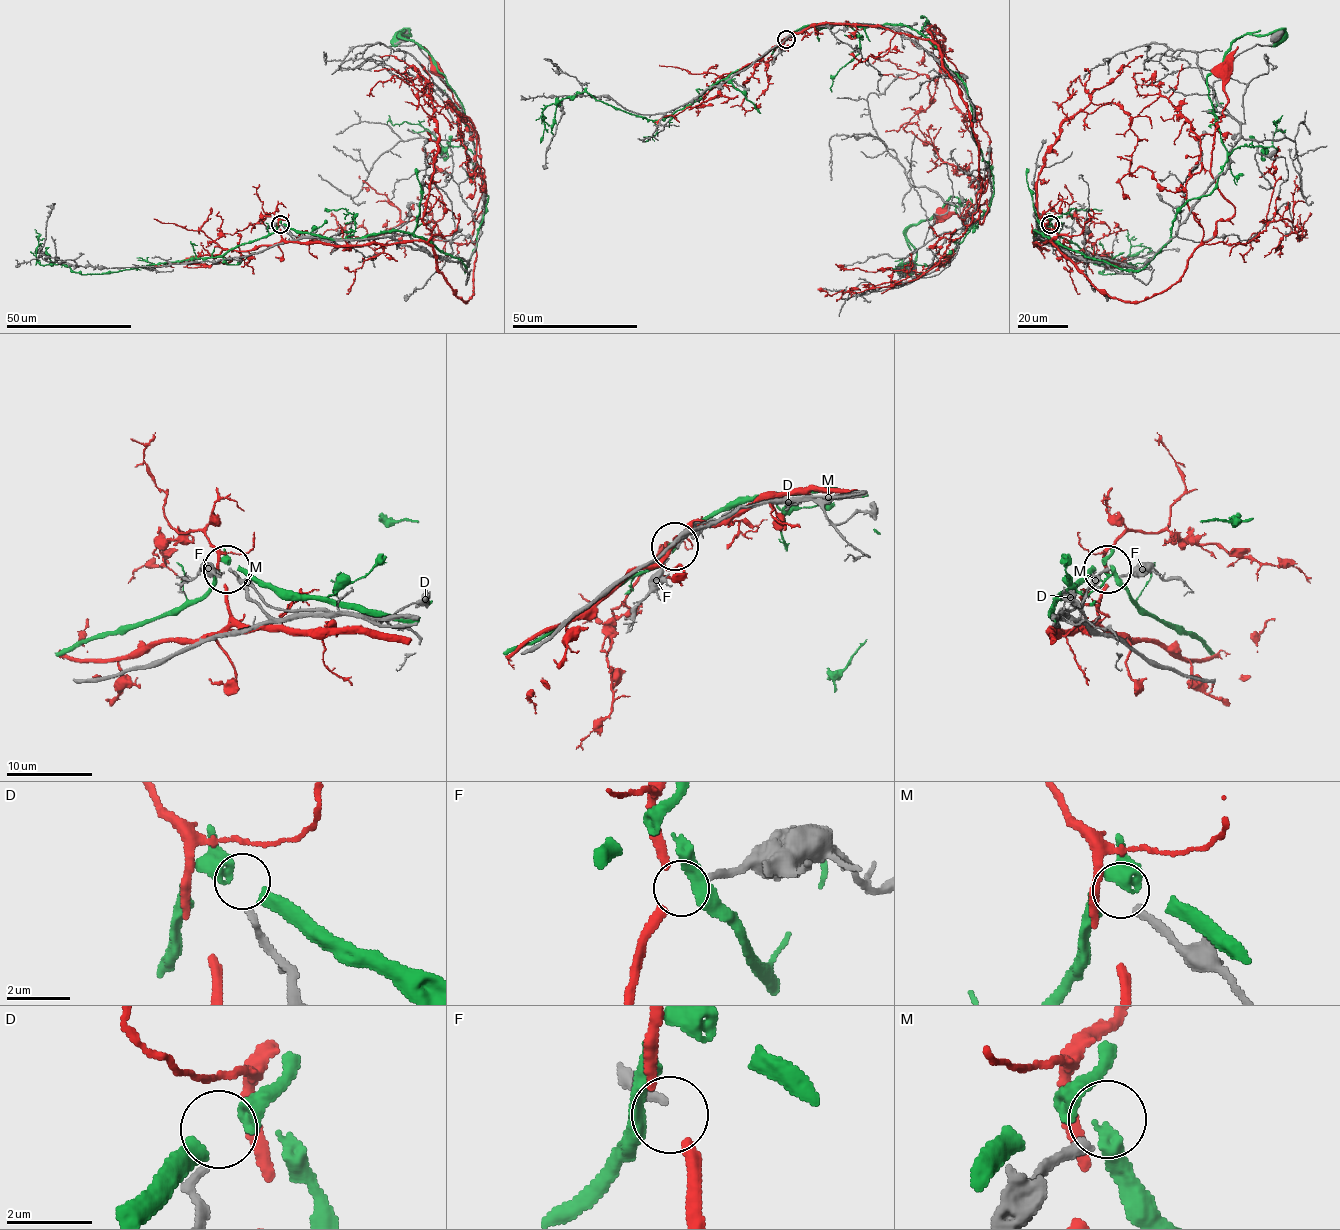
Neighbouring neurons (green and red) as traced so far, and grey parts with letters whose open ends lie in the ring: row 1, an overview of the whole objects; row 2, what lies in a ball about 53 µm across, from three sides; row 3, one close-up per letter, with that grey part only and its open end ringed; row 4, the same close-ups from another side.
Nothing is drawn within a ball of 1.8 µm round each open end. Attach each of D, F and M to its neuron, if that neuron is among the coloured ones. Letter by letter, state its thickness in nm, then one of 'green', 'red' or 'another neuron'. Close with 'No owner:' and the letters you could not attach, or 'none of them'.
D: 200 nm | another neuron
F: 180 nm | red
M: 260 nm | another neuron
No owner: D, M

